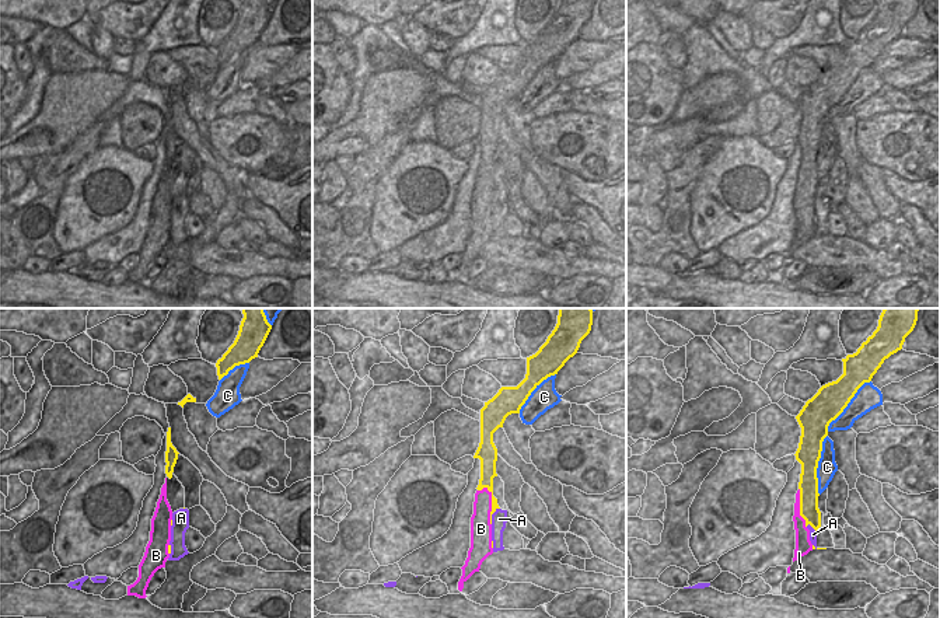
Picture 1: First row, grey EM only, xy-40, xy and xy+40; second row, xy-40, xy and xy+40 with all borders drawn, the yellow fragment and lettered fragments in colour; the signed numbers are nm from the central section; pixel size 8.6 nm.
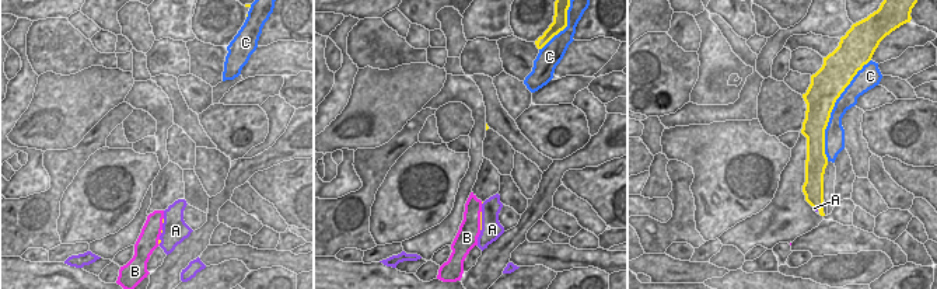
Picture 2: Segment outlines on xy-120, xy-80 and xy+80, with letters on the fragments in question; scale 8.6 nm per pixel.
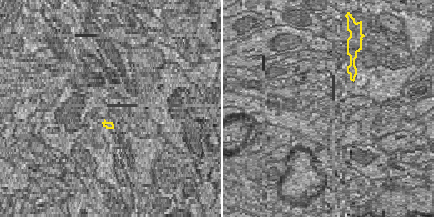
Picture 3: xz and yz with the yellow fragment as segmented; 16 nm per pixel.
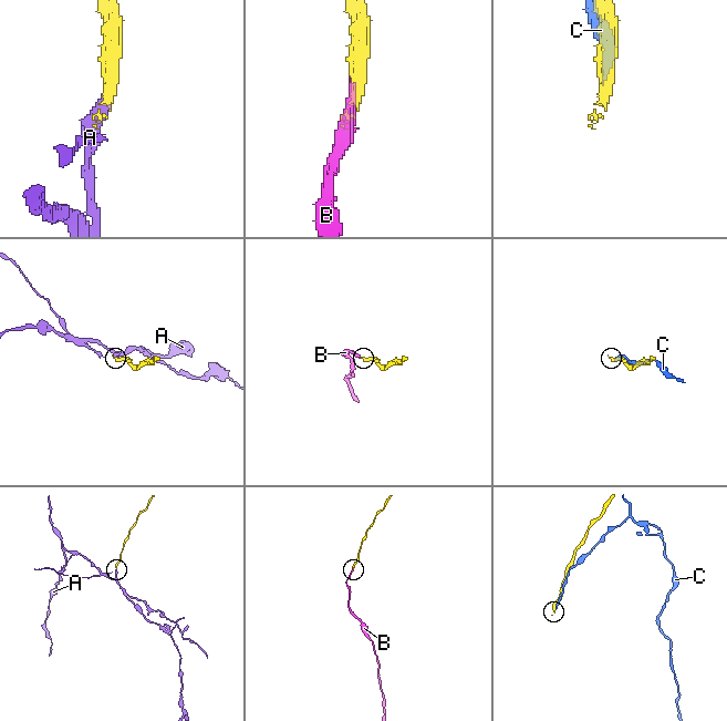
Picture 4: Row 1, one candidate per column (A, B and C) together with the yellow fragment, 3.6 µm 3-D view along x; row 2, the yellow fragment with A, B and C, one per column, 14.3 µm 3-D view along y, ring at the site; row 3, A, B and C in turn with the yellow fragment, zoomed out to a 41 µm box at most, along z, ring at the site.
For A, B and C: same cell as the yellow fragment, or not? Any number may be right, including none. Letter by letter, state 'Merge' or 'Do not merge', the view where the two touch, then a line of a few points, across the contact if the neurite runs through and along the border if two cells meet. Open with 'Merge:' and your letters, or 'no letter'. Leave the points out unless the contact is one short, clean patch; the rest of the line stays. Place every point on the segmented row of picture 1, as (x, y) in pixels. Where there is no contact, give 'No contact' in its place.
Merge: B
A: Do not merge. Touches yellow in xy
B: Merge. Touches yellow in xy
C: Do not merge. Touches yellow in xy+40

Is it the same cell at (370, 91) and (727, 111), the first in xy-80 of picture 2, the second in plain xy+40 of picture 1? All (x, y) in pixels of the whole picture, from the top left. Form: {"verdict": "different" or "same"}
{"verdict": "different"}

